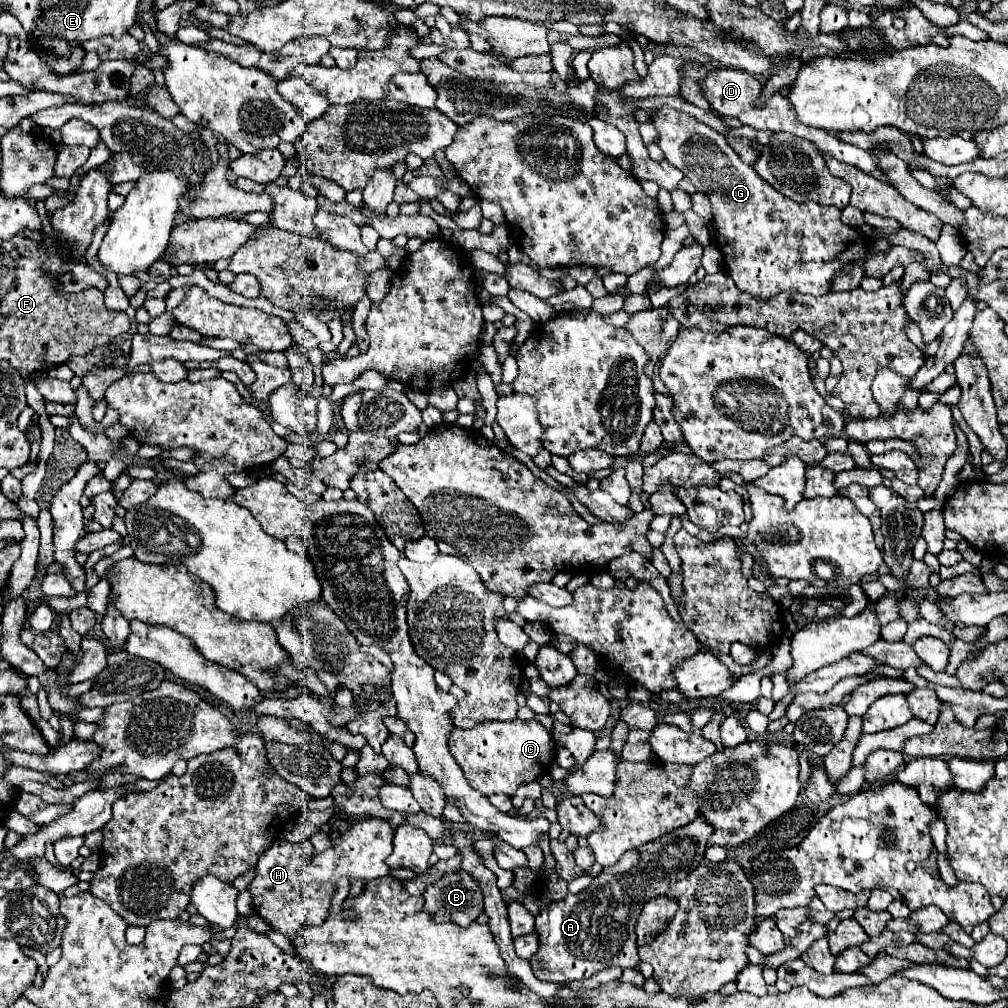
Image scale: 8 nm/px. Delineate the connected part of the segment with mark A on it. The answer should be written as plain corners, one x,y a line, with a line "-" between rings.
697,817
689,825
639,847
639,863
645,863
645,867
639,867
637,873
609,875
603,871
579,895
567,895
543,907
535,917
539,933
539,949
535,953
539,963
533,965
535,977
543,981
573,981
587,979
613,965
637,969
641,959
635,943
635,921
643,905
651,897
665,895
671,885
685,879
703,861
709,835
711,825
703,817

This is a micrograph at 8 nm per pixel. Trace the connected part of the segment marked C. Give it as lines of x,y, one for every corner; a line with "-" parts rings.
513,719
513,721
491,721
491,723
485,721
473,729
455,727
449,735
449,751
457,759
459,767
463,769
463,773
473,789
485,793
487,797
491,797
495,793
513,795
517,791
517,787
523,785
525,781
535,781
551,771
553,757
555,757
555,741
553,741
551,733
535,719
533,721

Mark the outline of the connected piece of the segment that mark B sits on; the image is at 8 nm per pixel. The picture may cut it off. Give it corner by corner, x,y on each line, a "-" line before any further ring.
459,869
459,873
445,873
439,881
431,883
427,891
423,891
423,903
423,911
431,913
435,921
451,921
459,927
467,927
483,913
483,891
471,875

